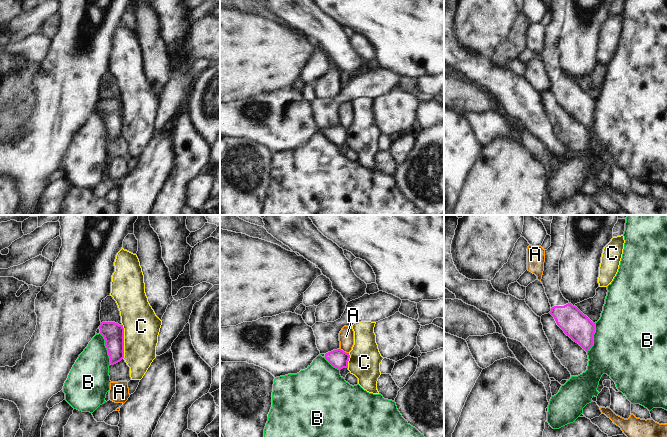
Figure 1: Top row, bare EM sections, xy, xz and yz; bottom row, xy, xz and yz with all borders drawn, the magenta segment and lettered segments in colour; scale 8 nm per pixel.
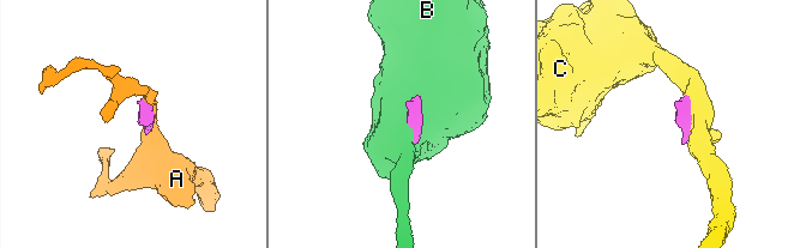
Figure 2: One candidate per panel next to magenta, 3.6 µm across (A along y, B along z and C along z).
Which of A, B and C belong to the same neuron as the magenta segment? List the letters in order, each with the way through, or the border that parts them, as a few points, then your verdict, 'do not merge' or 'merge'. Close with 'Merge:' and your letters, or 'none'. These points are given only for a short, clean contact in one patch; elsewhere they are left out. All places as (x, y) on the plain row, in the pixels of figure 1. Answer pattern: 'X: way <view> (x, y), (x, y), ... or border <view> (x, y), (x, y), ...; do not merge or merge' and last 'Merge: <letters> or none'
A: border xz (340, 124), (348, 129); do not merge
B: border xy (99, 109), (104, 115), (110, 139); do not merge
C: do not merge
Merge: none

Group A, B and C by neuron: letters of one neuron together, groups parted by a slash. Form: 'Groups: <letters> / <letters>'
Groups: A / B / C.

